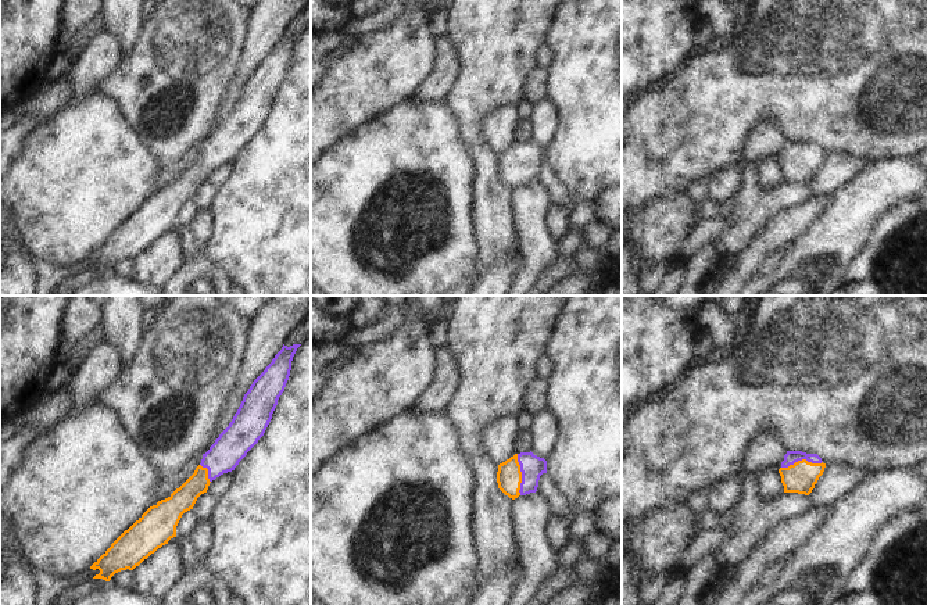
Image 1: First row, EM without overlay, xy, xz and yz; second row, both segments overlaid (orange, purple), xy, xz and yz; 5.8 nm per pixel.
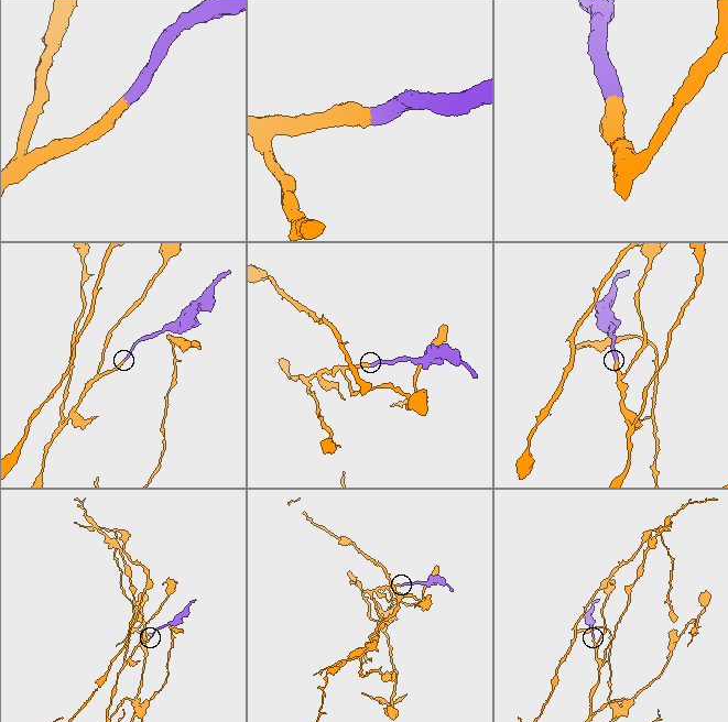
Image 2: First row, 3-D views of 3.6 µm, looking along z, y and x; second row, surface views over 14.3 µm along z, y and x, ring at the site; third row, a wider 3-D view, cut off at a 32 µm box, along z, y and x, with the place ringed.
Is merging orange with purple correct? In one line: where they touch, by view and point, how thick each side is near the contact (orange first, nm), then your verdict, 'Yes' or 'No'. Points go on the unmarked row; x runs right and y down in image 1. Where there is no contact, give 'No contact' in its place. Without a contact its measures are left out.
Touches orange at xz (521, 164). Thickness 140 nm (orange) against 140 nm. Yes

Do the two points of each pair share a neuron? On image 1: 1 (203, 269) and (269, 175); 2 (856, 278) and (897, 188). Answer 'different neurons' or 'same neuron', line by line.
1: different neurons
2: different neurons

